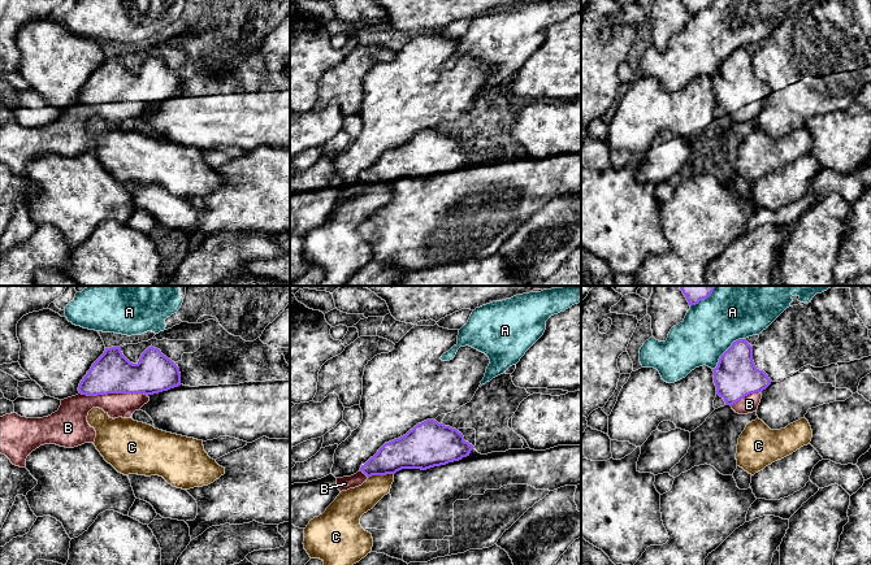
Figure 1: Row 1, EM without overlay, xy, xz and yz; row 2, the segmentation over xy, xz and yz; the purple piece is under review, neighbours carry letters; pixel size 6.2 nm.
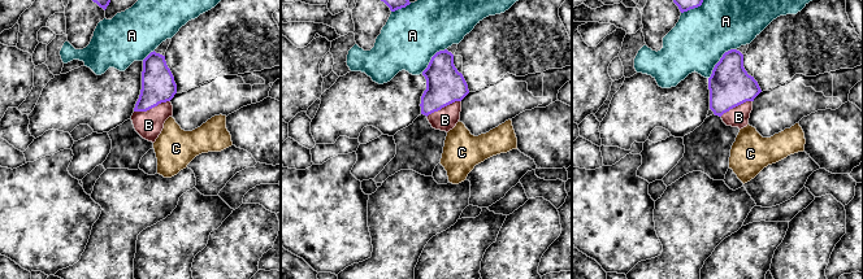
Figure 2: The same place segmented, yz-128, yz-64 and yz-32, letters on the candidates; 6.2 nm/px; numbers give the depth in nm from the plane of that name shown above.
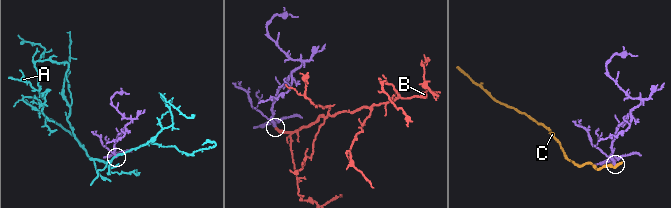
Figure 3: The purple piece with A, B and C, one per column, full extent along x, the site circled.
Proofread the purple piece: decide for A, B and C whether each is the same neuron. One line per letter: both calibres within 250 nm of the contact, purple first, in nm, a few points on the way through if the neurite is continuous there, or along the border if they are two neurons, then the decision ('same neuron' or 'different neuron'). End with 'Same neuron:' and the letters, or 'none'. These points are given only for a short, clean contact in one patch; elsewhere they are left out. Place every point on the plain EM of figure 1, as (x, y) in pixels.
A: 280 nm thick on the purple side, 340 nm on the other; different neuron
B: 260 nm thick on the purple side, 150 nm on the other; same neuron
C: 220 nm thick on the purple side, 180 nm on the other; border along xz (393, 182), (372, 183), (368, 187); different neuron
Same neuron: B

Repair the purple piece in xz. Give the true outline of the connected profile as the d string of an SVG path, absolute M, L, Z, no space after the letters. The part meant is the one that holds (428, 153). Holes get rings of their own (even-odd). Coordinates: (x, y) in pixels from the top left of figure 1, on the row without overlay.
M426 129L406 144L385 152L356 183L337 187L337 195L342 201L361 195L372 184L446 174L469 165L473 157L456 138Z

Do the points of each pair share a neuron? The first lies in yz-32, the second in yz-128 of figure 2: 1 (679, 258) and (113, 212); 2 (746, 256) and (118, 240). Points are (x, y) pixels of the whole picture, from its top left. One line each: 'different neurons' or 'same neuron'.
1: same neuron
2: different neurons

